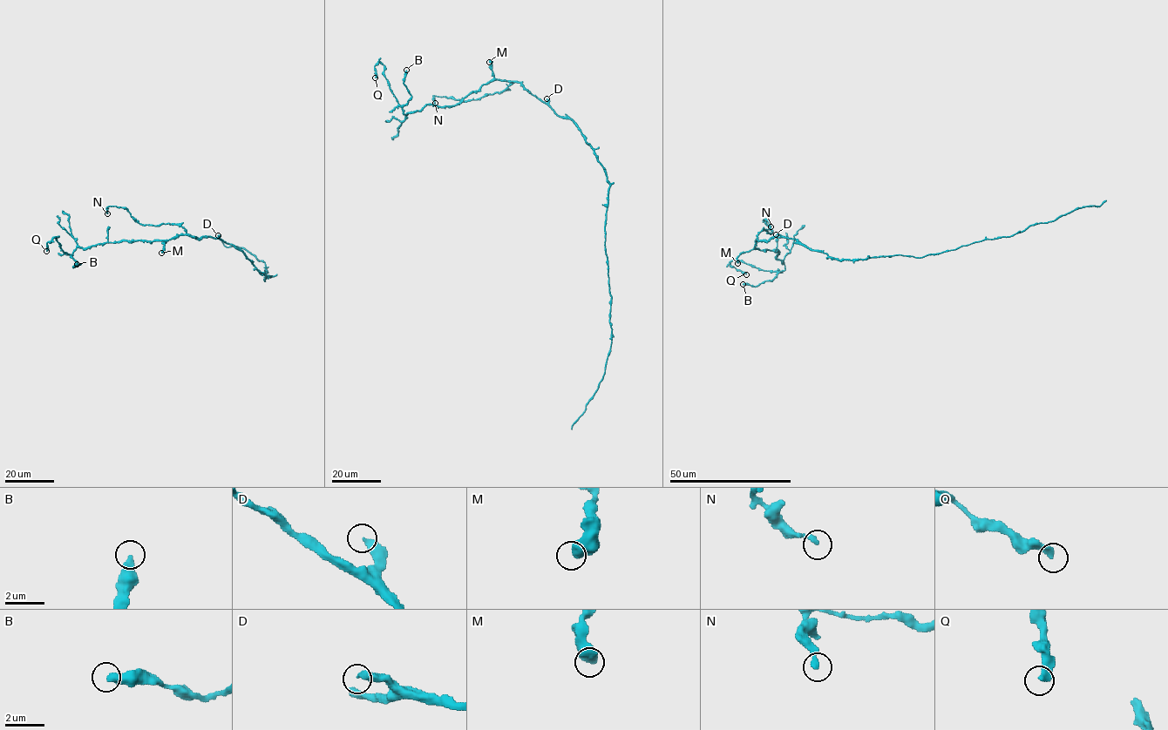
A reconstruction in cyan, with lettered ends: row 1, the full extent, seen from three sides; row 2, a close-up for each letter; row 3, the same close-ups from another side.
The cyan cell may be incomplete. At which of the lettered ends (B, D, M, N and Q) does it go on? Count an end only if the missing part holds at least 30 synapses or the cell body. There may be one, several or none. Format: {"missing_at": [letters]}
{"missing_at": []}

